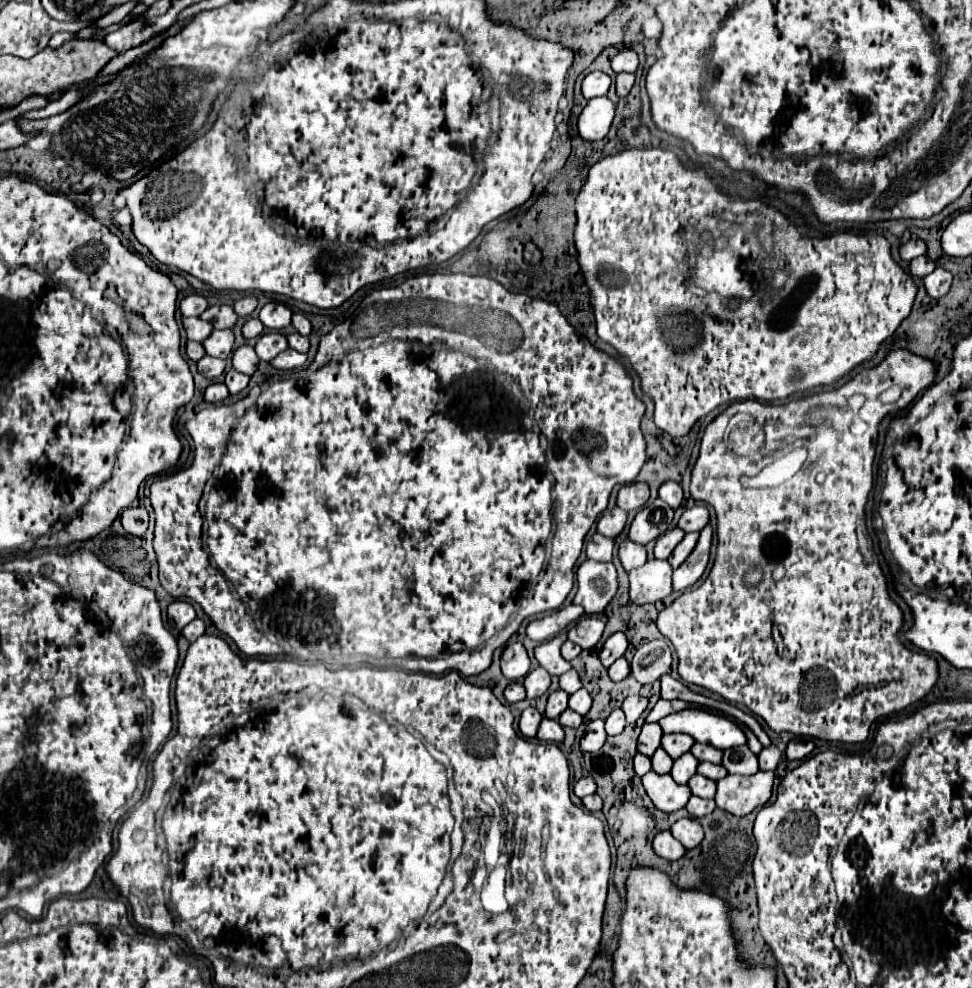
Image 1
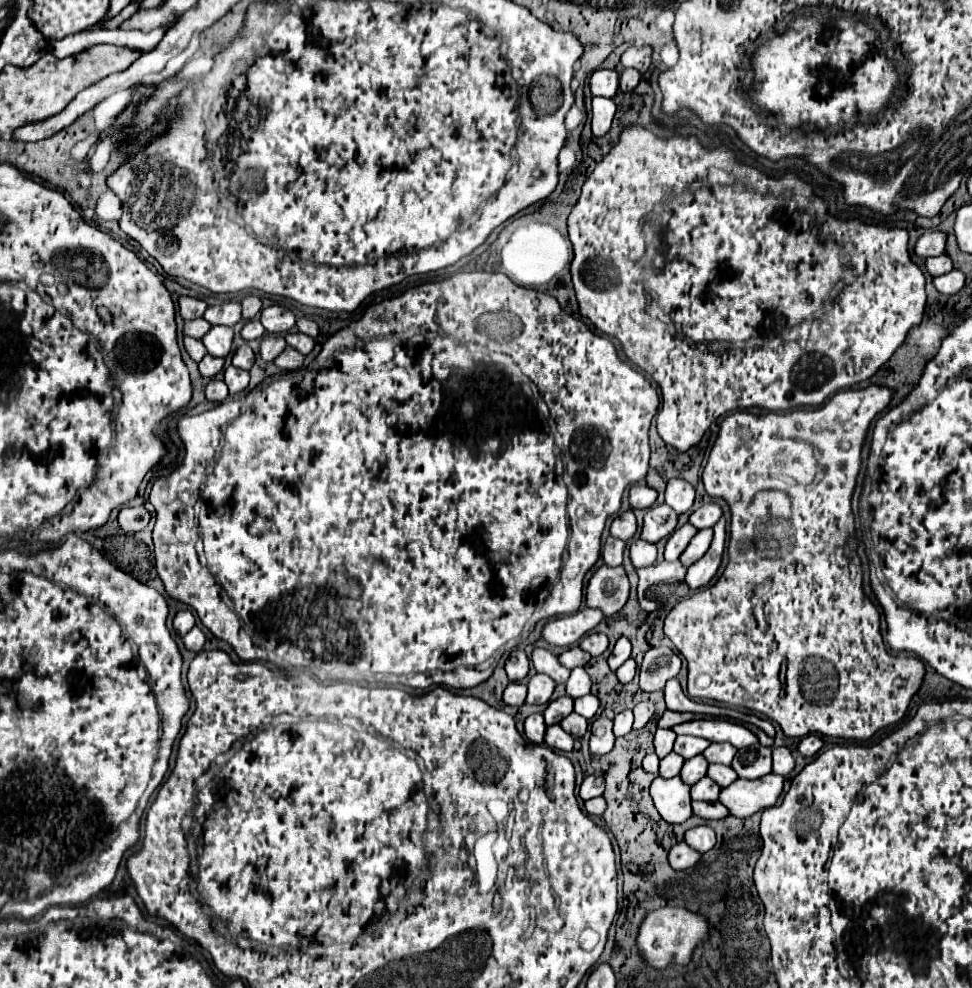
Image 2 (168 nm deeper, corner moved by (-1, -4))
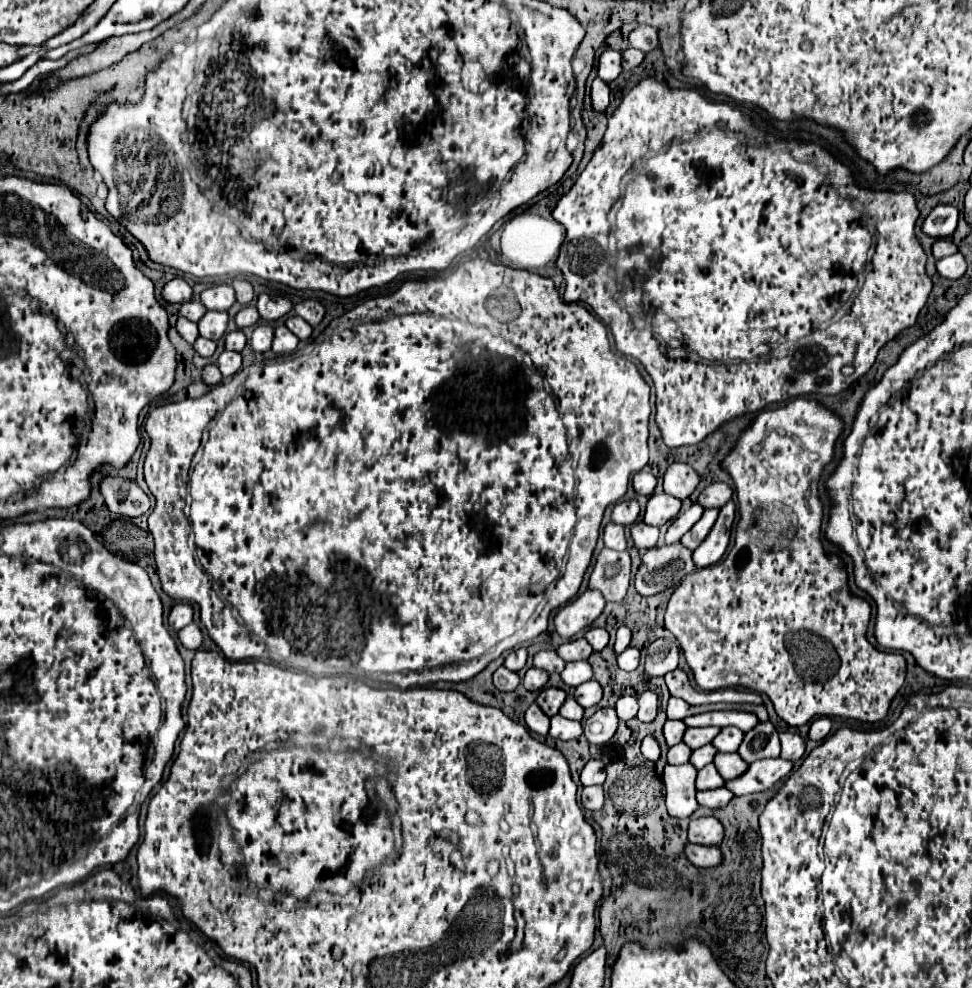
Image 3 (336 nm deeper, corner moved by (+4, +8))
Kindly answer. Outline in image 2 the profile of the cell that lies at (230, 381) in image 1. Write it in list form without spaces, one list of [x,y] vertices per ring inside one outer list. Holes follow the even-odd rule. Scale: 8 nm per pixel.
[[[228,366],[226,372],[224,372],[224,382],[230,390],[230,394],[238,394],[242,390],[248,388],[248,382],[250,382],[250,376],[246,370],[240,370],[236,366]]]

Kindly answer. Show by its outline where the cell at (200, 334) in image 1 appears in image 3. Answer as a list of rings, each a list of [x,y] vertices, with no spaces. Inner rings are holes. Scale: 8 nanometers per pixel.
[[[189,300],[189,302],[185,302],[185,304],[179,308],[179,314],[185,316],[187,320],[191,320],[191,322],[199,322],[205,312],[207,312],[207,308],[205,308],[199,300]]]

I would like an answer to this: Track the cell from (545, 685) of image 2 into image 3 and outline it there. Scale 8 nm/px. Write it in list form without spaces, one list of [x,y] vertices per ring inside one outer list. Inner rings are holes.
[[[529,668],[527,674],[525,674],[525,678],[523,678],[523,686],[527,690],[541,690],[547,684],[547,678],[549,678],[549,674],[545,670]]]

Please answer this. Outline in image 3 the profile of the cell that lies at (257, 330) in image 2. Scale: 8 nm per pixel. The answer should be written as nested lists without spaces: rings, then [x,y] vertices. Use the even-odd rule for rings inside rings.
[[[247,304],[247,306],[243,306],[243,310],[235,316],[235,322],[237,322],[239,328],[257,324],[257,322],[259,322],[259,312],[257,312],[255,304]]]

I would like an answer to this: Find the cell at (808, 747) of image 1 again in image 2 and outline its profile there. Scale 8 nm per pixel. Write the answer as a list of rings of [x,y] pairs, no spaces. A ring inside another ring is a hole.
[[[814,734],[804,736],[804,738],[800,740],[800,744],[798,744],[798,752],[800,752],[802,756],[806,756],[806,758],[816,756],[820,748],[822,748],[822,738],[820,738],[820,736],[814,736]]]

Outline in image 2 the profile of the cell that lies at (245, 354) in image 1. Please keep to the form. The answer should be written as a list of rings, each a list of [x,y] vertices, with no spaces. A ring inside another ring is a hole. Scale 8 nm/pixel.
[[[242,344],[242,346],[234,352],[234,356],[232,356],[232,364],[234,364],[236,368],[250,370],[252,364],[254,364],[254,352],[252,352],[252,348],[250,348],[248,344]]]

